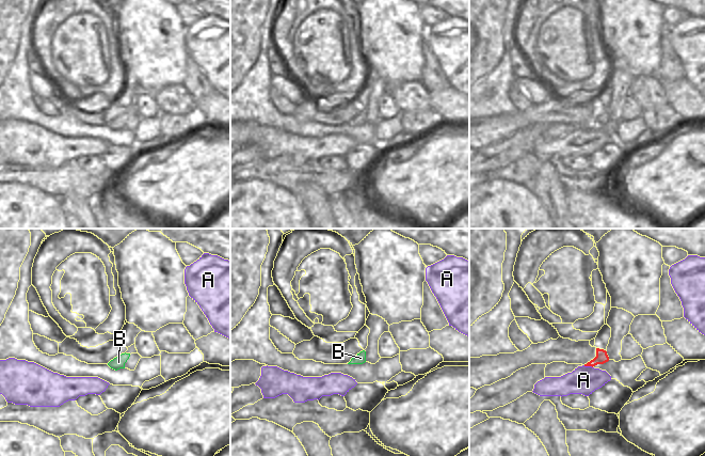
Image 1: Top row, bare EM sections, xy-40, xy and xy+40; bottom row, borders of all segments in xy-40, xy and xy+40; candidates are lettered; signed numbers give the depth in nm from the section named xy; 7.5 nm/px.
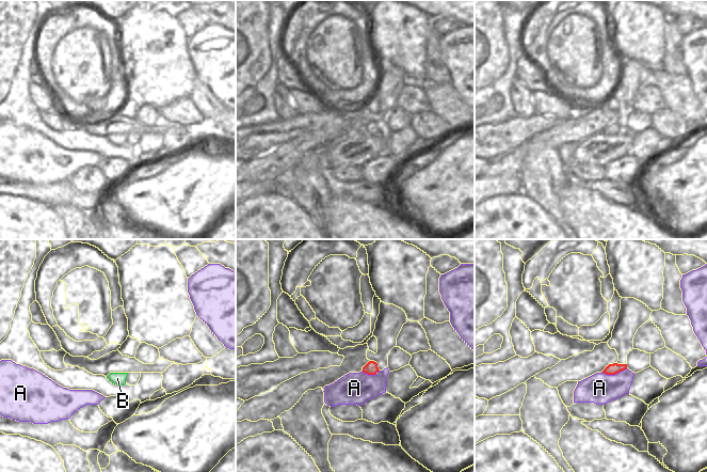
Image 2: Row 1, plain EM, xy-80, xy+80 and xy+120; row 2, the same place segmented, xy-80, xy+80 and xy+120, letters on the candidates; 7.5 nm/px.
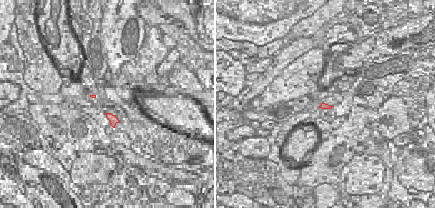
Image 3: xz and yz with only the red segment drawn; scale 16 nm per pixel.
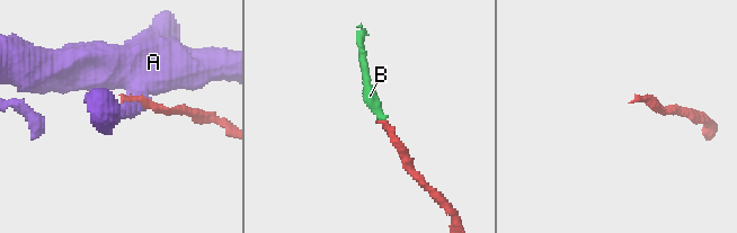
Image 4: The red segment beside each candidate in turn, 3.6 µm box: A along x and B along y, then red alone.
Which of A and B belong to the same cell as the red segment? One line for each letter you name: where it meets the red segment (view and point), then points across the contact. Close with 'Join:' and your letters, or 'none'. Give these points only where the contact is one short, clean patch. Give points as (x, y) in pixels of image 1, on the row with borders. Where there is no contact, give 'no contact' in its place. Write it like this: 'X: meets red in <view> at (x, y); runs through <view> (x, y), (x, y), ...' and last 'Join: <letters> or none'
B: no contact
Join: B

